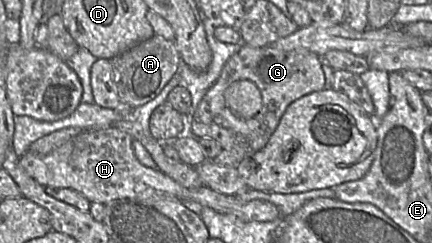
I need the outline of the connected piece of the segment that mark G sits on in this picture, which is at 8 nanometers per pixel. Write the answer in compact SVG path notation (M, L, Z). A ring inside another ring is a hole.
M241 44L239 51L227 60L219 77L208 88L195 110L188 127L190 134L198 139L207 137L216 140L222 149L234 152L241 161L265 147L292 102L325 89L323 63L322 57L304 48L285 51L270 45L251 47ZM238 80L253 82L262 96L261 109L250 119L235 116L226 105L225 91Z

